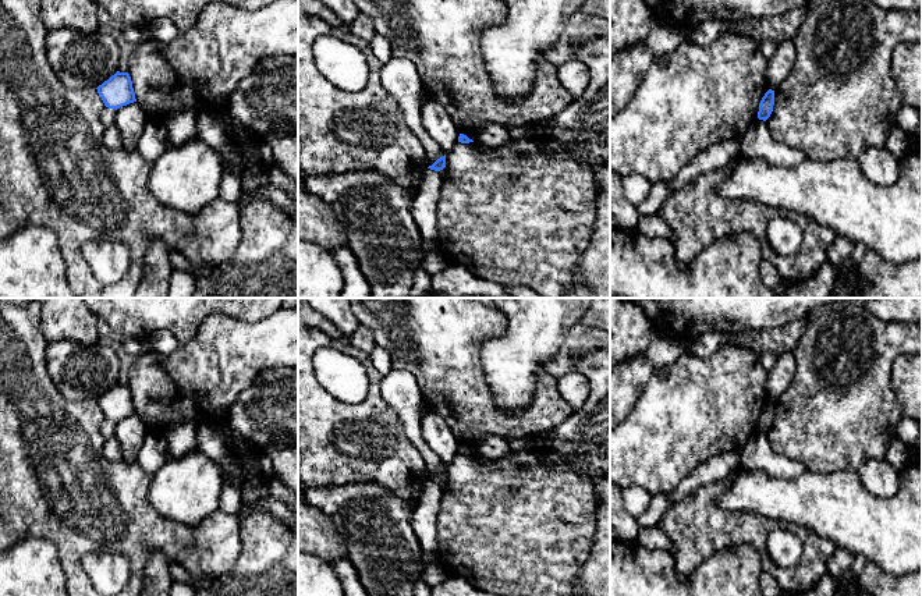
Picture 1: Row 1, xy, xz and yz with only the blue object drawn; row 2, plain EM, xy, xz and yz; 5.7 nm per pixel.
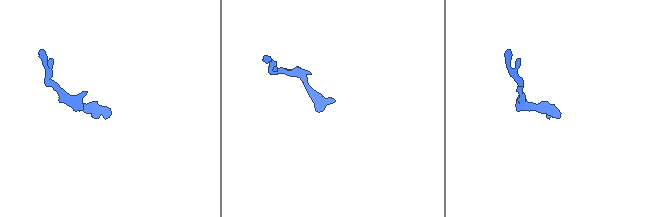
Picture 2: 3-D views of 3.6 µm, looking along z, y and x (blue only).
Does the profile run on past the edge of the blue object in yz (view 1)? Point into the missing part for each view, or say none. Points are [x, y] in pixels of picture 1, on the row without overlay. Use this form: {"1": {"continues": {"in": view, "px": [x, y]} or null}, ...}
{"1": {"continues": null}}

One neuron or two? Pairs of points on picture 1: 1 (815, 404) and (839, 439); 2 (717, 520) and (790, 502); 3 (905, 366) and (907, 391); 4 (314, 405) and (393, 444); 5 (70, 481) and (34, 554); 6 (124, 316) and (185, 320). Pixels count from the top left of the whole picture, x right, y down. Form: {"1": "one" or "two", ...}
{"1": "one", "2": "two", "3": "one", "4": "one", "5": "two", "6": "one"}

